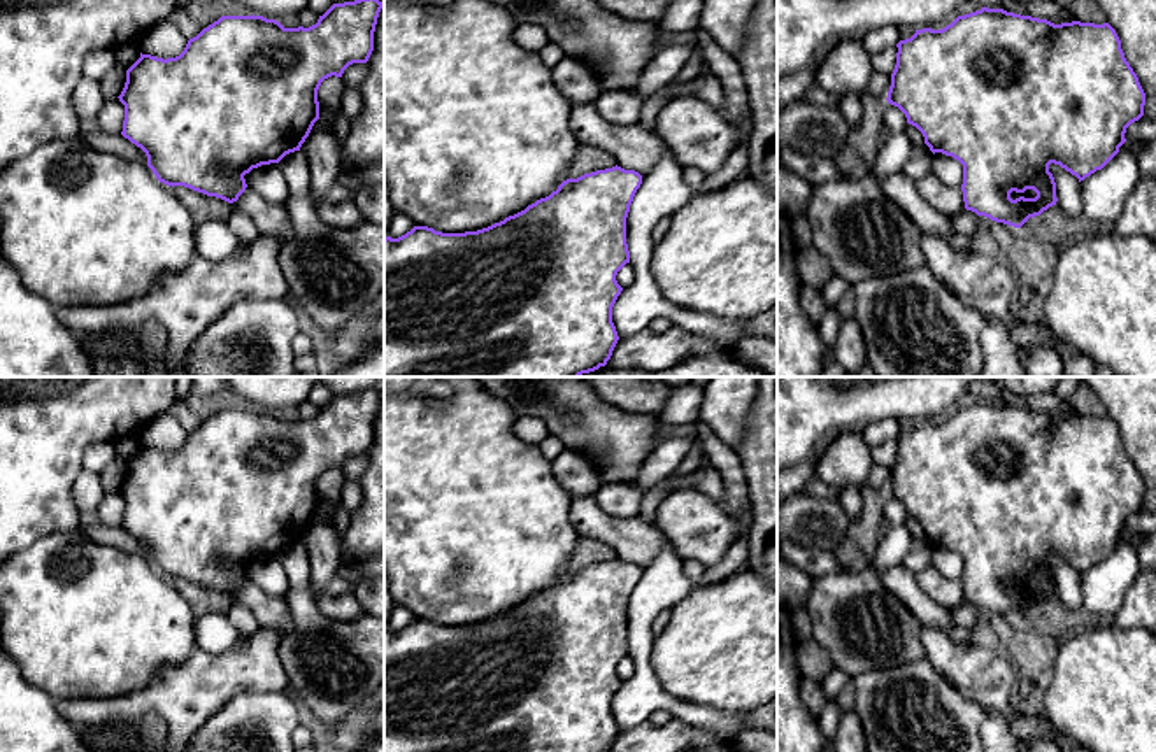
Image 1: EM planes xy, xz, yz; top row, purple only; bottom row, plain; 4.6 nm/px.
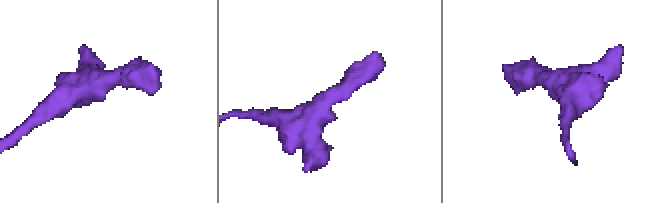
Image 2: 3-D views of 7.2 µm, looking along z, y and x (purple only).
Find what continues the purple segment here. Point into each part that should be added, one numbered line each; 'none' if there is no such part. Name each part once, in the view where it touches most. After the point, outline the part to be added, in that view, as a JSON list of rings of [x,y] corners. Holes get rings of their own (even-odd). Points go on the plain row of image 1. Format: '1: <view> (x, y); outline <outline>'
none

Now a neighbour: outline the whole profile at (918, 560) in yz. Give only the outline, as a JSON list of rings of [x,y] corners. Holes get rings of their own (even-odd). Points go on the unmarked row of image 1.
[[[926,536],[921,540],[914,540],[910,552],[902,564],[919,577],[924,570],[931,568],[931,550],[933,545]]]

